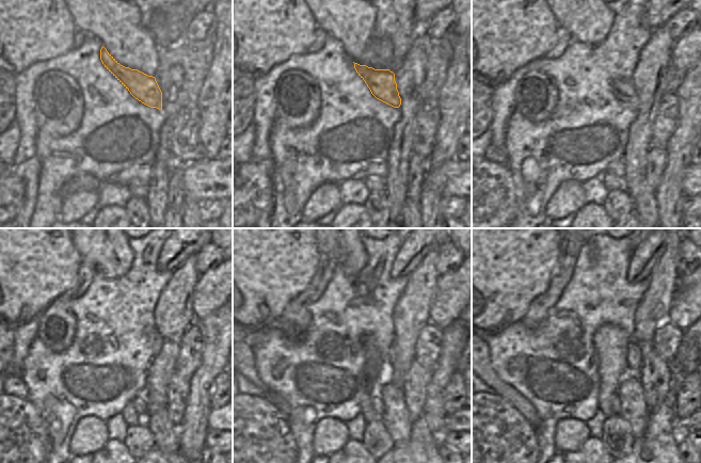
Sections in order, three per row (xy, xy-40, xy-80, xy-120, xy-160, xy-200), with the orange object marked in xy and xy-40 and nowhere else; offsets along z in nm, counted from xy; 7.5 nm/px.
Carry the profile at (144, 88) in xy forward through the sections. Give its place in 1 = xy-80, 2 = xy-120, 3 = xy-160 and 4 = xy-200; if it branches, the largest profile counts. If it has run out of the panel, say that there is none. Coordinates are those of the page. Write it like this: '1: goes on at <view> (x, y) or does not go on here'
1: goes on at xy-80 (623, 89)
2: goes on at xy-120 (155, 339)
3: goes on at xy-160 (393, 350)
4: goes on at xy-200 (634, 355)

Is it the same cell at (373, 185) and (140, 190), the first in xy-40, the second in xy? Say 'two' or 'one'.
one

